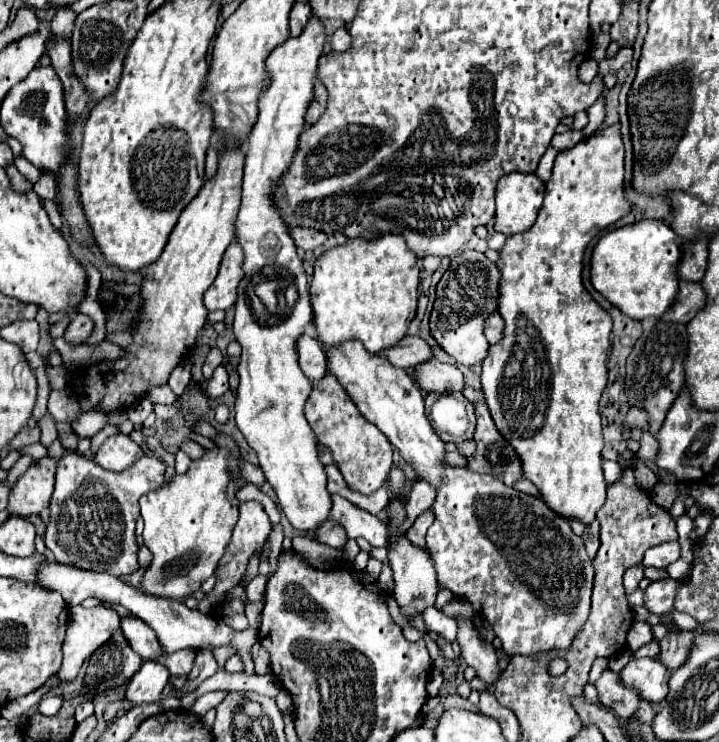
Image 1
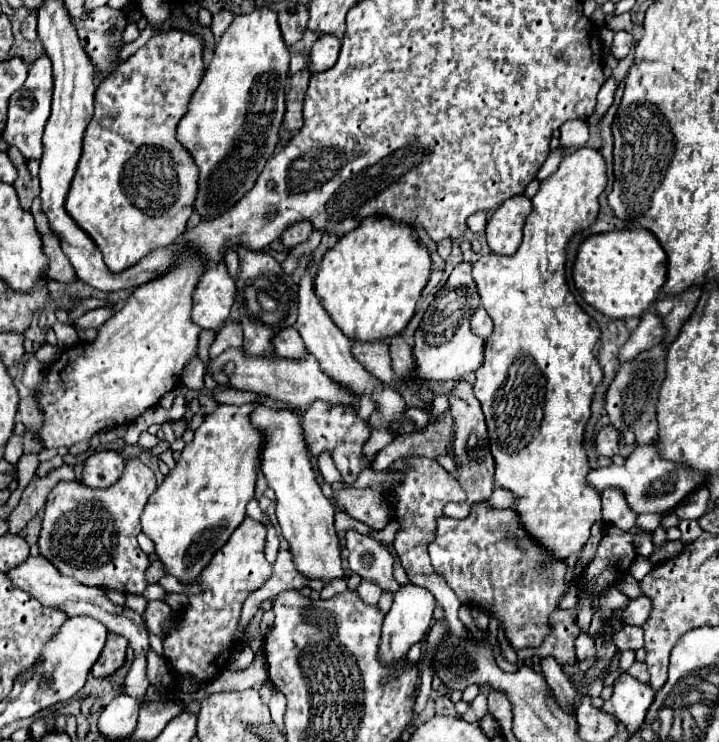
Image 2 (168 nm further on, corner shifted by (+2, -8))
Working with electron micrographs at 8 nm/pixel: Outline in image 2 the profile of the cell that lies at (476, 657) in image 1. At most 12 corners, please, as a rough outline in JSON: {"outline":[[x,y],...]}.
{"outline":[[407,457],[391,491],[395,551],[411,583],[429,589],[449,631],[469,639],[459,601],[427,545],[437,517],[465,491],[435,459]]}

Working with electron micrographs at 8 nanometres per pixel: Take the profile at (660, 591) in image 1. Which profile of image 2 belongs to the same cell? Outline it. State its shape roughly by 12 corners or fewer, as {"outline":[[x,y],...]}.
{"outline":[[641,595],[631,599],[623,613],[629,625],[645,625],[653,601]]}

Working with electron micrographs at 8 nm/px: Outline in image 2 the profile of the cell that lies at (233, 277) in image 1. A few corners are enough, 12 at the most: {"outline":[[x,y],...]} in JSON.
{"outline":[[211,263],[193,293],[191,317],[217,329],[229,317],[235,279]]}

